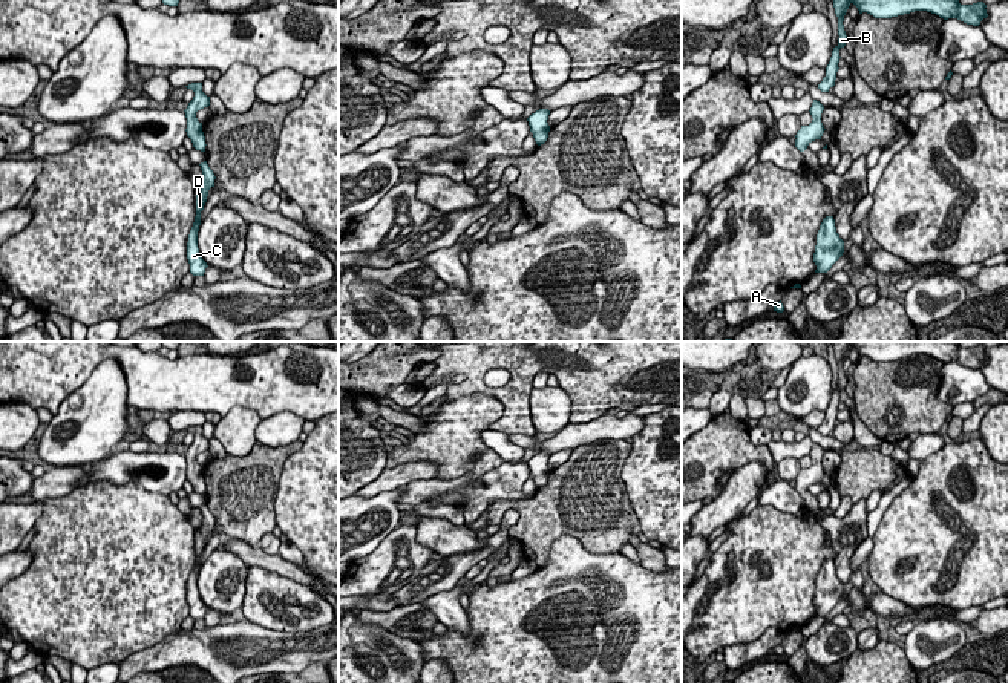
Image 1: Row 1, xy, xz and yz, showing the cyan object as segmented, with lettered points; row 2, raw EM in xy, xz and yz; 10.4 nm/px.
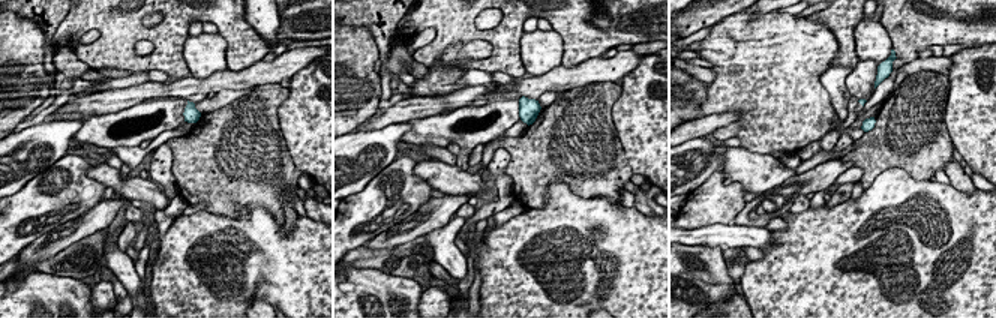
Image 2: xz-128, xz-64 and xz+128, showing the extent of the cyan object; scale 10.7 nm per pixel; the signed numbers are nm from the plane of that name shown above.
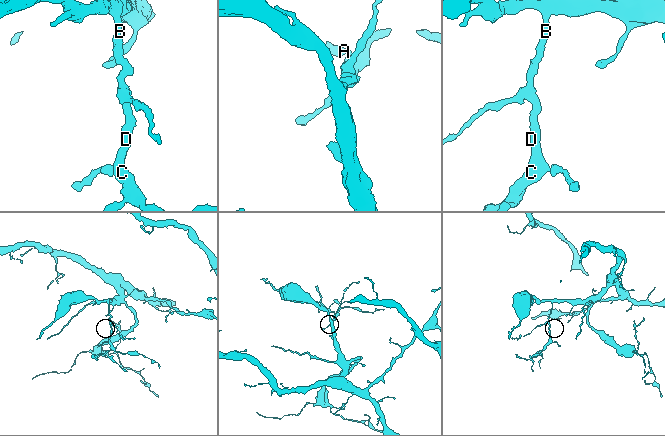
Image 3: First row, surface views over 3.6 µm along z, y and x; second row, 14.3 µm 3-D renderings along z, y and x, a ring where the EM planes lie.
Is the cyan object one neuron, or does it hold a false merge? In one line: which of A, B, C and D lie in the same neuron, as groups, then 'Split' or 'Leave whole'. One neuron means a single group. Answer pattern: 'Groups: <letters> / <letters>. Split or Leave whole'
Groups: A B C D. Leave whole

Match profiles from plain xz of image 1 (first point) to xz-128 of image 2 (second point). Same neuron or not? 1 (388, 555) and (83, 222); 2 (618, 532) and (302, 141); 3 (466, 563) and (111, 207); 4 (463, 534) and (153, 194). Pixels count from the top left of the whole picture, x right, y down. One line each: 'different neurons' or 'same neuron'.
1: different neurons
2: different neurons
3: same neuron
4: same neuron

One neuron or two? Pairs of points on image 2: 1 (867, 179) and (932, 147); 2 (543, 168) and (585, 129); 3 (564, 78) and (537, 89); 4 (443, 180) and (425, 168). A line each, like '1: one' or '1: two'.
1: one
2: one
3: one
4: one

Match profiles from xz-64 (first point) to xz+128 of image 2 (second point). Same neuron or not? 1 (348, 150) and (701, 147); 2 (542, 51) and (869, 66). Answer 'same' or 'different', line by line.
1: same
2: different

